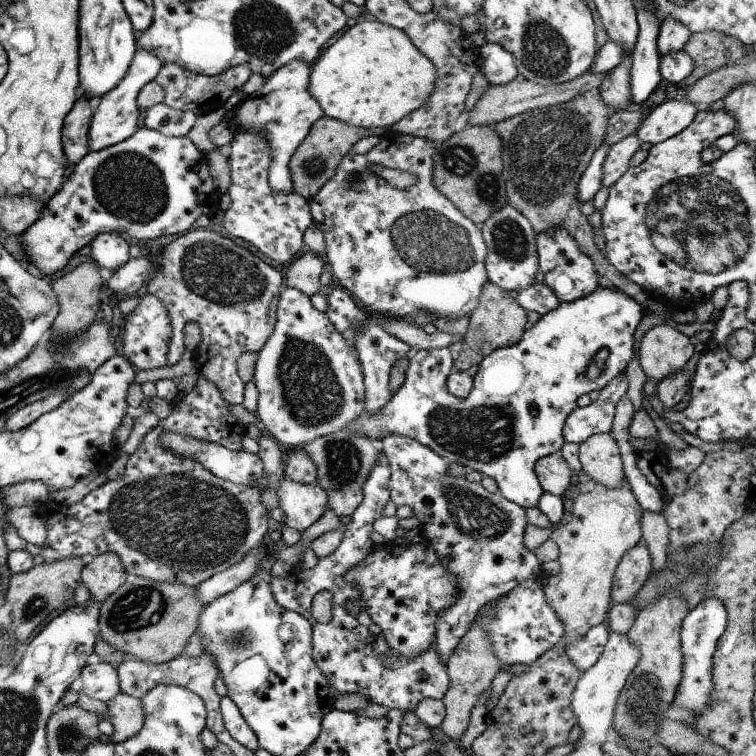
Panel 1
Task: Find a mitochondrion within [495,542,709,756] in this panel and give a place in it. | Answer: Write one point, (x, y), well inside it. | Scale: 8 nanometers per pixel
(642, 703)

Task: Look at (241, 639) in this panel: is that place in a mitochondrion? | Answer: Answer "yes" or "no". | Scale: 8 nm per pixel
yes

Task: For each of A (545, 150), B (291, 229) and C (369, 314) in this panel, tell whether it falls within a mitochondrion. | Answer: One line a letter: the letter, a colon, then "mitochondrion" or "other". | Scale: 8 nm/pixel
A: mitochondrion
B: other
C: other

